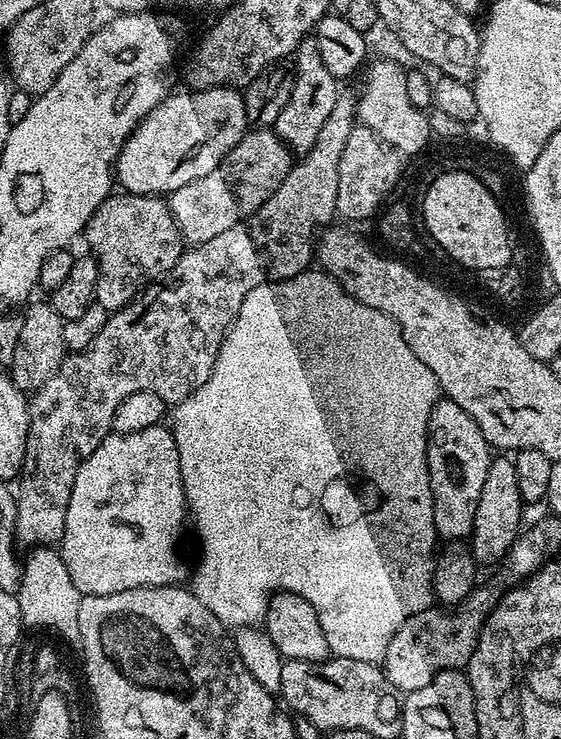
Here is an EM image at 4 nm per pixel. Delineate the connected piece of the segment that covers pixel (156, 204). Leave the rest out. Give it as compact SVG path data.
M113 194L106 197L82 236L88 239L87 251L98 266L95 303L110 314L126 307L149 284L165 276L186 250L168 201L160 196Z

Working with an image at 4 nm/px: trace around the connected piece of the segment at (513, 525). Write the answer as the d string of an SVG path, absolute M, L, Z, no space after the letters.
M504 454L497 455L486 474L486 482L482 485L482 498L478 498L478 510L474 514L474 526L472 527L472 535L470 537L472 555L476 557L481 565L492 564L495 560L496 563L503 561L504 557L507 556L510 546L514 546L514 542L522 531L520 519L523 518L524 511L526 511L526 505L522 494L518 490L516 461Z

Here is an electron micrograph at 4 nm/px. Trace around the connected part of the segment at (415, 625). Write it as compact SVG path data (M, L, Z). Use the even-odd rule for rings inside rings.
M477 586L461 604L451 610L444 606L429 606L418 614L406 618L402 626L390 638L382 667L386 678L402 694L422 690L439 672L463 669L470 662L476 644L480 640L480 631L484 629L489 614L496 606L498 592L492 588Z

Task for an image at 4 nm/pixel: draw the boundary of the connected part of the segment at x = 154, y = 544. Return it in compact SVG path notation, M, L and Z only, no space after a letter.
M156 424L133 433L113 431L98 446L98 450L82 462L74 478L74 490L70 490L70 506L66 510L64 537L58 541L58 551L81 596L179 585L183 581L180 579L186 576L186 568L184 572L184 564L180 561L180 535L189 516L178 446L172 437L171 427Z

